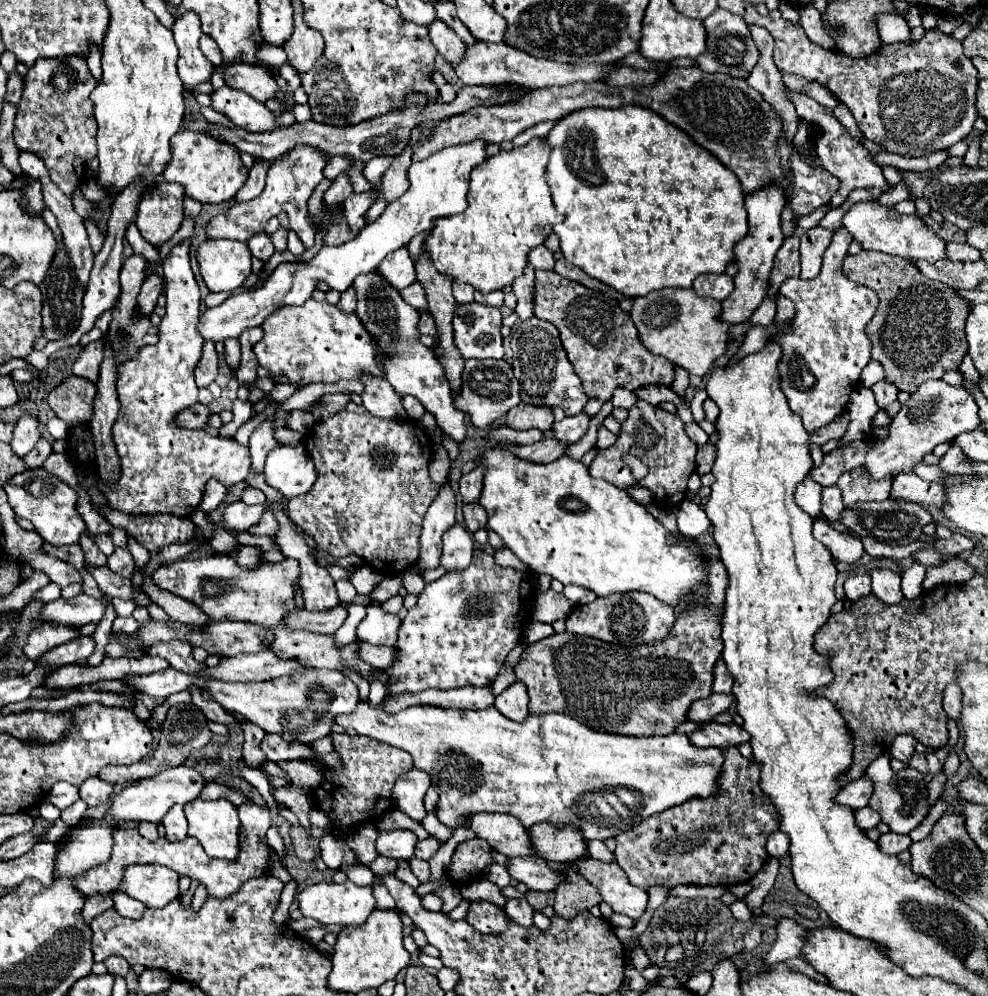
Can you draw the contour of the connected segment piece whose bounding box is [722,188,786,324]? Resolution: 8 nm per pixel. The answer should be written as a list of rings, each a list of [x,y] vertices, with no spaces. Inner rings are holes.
[[[764,188],[764,192],[754,192],[746,196],[746,210],[748,210],[748,234],[734,246],[734,264],[738,268],[734,276],[734,292],[722,302],[722,320],[730,324],[746,322],[752,312],[762,304],[768,292],[768,274],[772,270],[774,254],[784,242],[780,214],[786,206],[784,194],[778,188]]]

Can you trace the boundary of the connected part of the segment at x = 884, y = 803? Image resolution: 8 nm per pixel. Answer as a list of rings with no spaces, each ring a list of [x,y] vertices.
[[[882,754],[866,768],[864,778],[868,778],[874,786],[874,794],[872,794],[872,800],[868,802],[868,806],[880,814],[882,822],[888,824],[892,832],[908,834],[926,818],[926,814],[928,814],[928,802],[926,802],[928,788],[926,788],[924,776],[920,772],[916,772],[912,768],[904,768],[900,772],[894,772],[890,768],[888,754]]]

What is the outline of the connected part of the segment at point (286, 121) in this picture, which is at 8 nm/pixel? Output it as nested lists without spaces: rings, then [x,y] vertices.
[[[222,86],[220,90],[216,90],[212,94],[212,106],[214,110],[226,114],[236,126],[250,132],[272,132],[296,124],[296,118],[290,110],[284,114],[276,114],[262,102],[252,100],[252,96],[232,86]]]

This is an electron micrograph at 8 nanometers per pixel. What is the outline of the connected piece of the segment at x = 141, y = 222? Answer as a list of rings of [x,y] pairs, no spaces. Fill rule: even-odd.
[[[160,182],[142,196],[136,226],[150,244],[164,244],[180,228],[184,220],[184,196],[182,184],[176,182]]]

